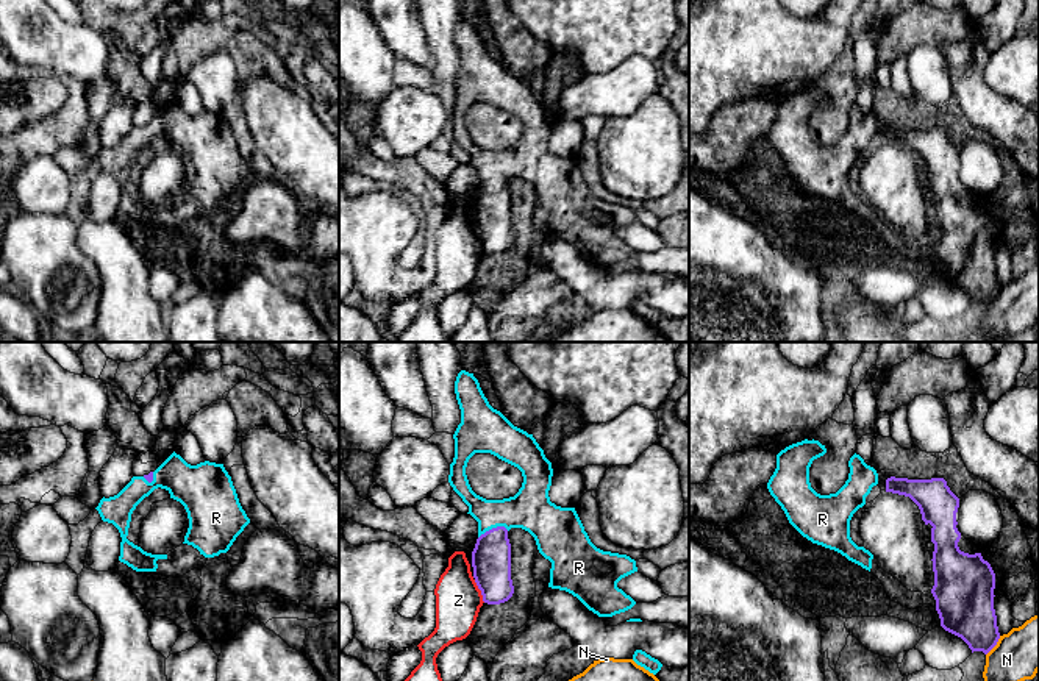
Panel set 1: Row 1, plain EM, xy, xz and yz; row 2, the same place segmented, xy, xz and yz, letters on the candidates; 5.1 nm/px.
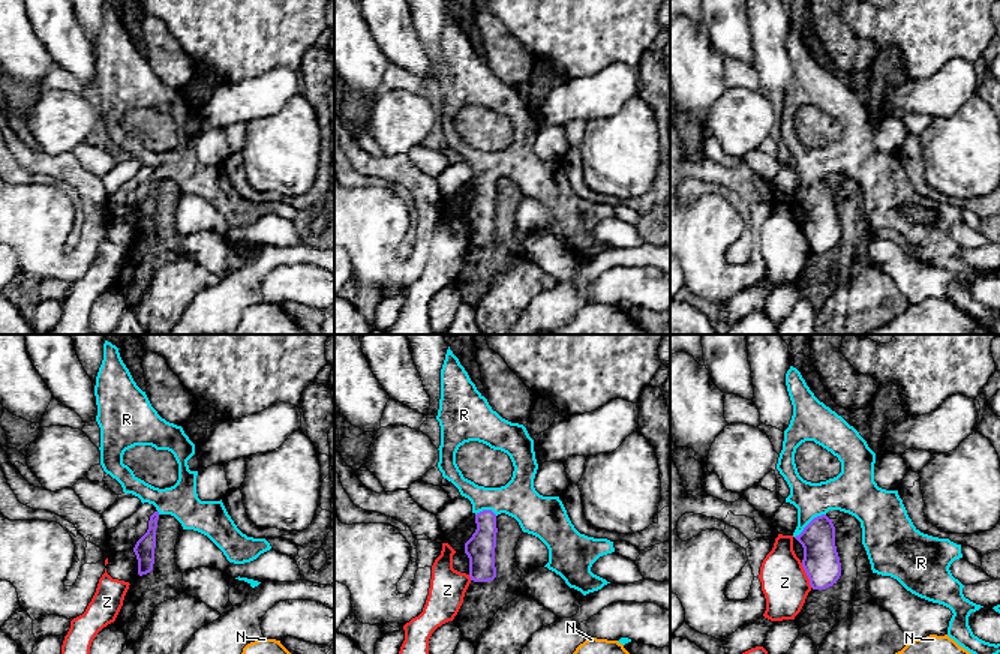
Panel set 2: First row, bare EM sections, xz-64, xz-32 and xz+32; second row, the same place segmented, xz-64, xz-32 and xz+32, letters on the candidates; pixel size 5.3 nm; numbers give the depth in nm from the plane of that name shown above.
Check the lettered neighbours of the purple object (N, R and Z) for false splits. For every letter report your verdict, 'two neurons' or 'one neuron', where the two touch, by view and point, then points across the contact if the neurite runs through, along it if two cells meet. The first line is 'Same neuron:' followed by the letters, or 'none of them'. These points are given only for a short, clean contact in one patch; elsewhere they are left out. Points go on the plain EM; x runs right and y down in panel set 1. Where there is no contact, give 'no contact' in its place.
Same neuron: R
N: two neurons | yz (996, 294) | along yz (1000, 286), (986, 305)
R: one neuron | xz (492, 178) | across xz (491, 208), (492, 178), (508, 163), (530, 158)
Z: two neurons | xz (480, 239) | along xz (474, 230), (485, 252)

